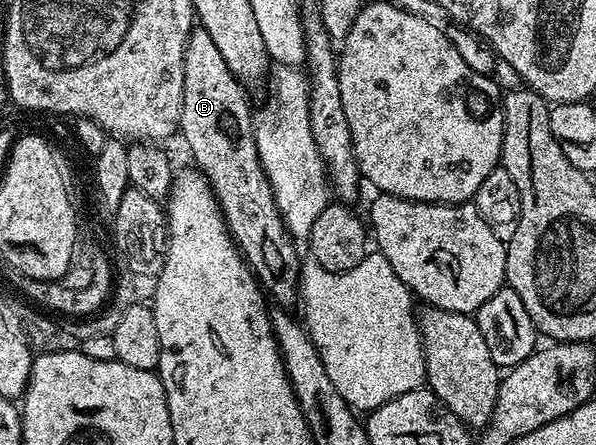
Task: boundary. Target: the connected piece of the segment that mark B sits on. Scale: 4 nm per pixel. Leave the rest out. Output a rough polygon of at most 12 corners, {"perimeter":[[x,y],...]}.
{"perimeter":[[193,28],[178,126],[260,289],[298,301],[302,257],[254,111]]}

